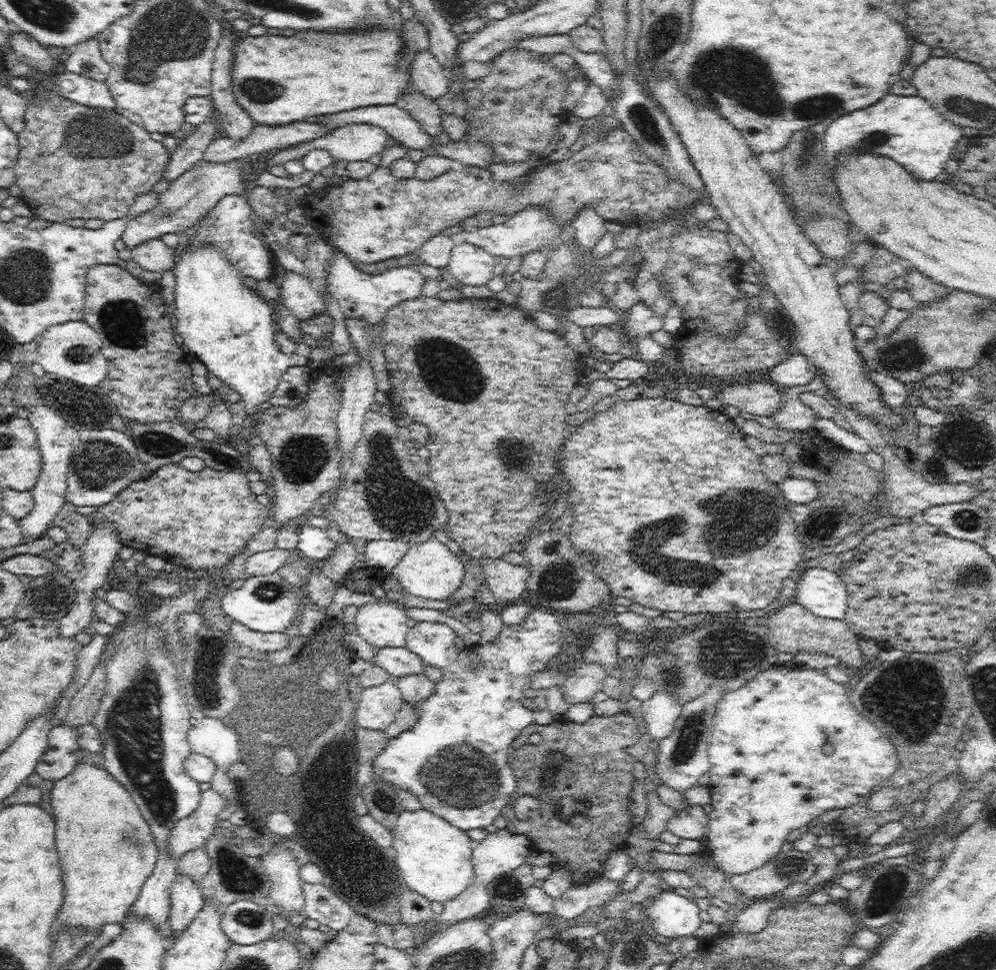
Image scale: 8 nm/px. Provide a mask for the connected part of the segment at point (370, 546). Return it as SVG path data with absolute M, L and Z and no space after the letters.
M402 540L369 541L364 547L368 566L378 567L390 574L394 566L407 554L410 544Z

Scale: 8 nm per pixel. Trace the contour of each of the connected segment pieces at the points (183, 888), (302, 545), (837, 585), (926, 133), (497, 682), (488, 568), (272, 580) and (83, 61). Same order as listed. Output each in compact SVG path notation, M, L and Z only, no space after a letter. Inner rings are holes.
M178 872L170 887L169 895L170 916L166 927L172 931L171 941L173 941L195 919L204 906L205 897L199 883L194 882L190 876Z
M300 522L298 532L299 544L297 551L311 564L326 561L337 548L338 544L330 540L326 530L321 530L307 522Z
M810 568L796 576L794 599L816 616L842 619L848 608L848 592L839 572Z
M888 93L872 106L840 116L832 124L834 128L828 128L824 136L823 164L828 179L833 182L834 168L838 166L838 154L852 154L854 148L856 152L888 156L902 164L912 176L916 176L916 179L934 181L936 176L945 172L945 164L952 158L952 150L956 148L962 136L962 128L946 121L920 95L902 96Z
M534 606L522 624L502 624L502 630L494 642L480 642L459 652L454 643L457 634L447 624L424 621L410 627L404 647L416 653L425 666L441 669L443 677L426 700L412 702L420 712L417 723L397 737L389 738L384 750L373 760L374 775L392 783L395 788L414 793L421 808L460 830L490 826L502 815L517 787L515 775L509 768L508 746L524 728L534 723L534 711L522 705L522 691L529 688L531 677L536 672L548 669L548 660L556 658L560 652L562 633L562 620L557 614L552 614L546 607ZM476 655L480 657L480 667L472 667L472 664L476 664L473 660Z
M481 560L484 569L485 583L494 593L496 601L492 610L499 612L502 608L524 601L524 590L529 575L525 564L521 566L509 565L504 560Z
M275 573L269 576L247 576L242 588L224 594L220 611L250 630L282 633L290 624L298 624L296 616L299 616L299 601L304 593Z
M98 36L92 40L84 40L76 45L76 50L70 52L66 60L68 72L88 76L94 80L105 82L111 67L104 61Z

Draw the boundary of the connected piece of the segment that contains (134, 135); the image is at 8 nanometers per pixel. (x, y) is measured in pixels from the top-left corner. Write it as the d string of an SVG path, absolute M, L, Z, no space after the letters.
M31 87L29 91L23 92L22 96L27 101L28 107L25 115L26 127L20 134L18 134L18 147L20 147L20 154L18 154L18 160L16 160L16 166L14 172L18 187L22 190L21 199L26 202L32 212L33 216L40 219L46 219L50 222L64 223L67 218L84 218L84 220L90 220L90 218L100 218L100 220L116 220L122 216L128 214L128 208L134 204L138 196L148 194L151 192L152 186L157 184L165 171L167 162L171 157L168 154L168 150L160 143L160 141L150 138L150 134L131 122L128 118L118 114L116 110L88 107L72 100L60 97L54 94L50 90L46 90L46 97L42 99L36 99L34 88Z

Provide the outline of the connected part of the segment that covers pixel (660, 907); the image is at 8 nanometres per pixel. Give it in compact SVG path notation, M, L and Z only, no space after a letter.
M668 890L655 897L644 923L660 936L688 938L701 924L700 911L696 900Z

